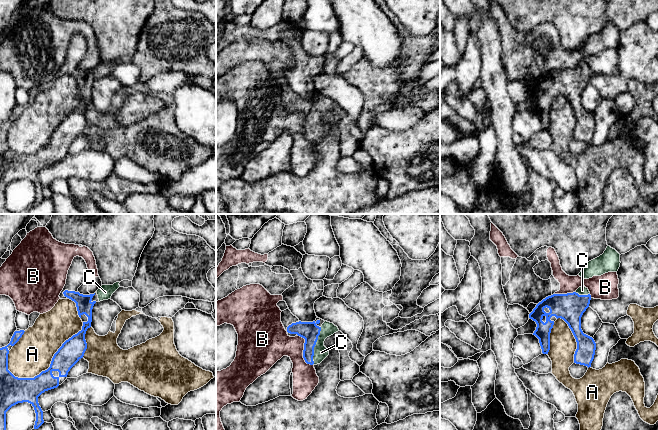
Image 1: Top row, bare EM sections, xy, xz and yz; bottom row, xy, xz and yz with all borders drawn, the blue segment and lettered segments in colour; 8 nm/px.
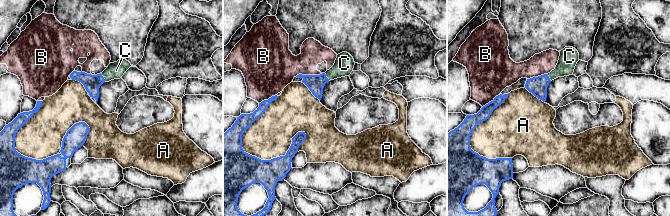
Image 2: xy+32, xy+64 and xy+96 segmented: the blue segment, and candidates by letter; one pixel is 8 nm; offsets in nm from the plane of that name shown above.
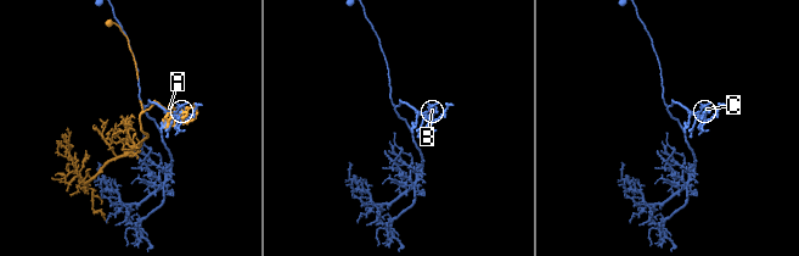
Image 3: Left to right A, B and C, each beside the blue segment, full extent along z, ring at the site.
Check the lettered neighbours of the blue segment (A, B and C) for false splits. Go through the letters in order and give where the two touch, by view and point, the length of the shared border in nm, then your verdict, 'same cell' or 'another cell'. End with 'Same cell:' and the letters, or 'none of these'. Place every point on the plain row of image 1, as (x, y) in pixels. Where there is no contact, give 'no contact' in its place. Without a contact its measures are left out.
A: contact xy (51, 139); length 700 nm; another cell
B: contact xz (303, 127); length 280 nm; another cell
C: contact xz (314, 122); length 320 nm; same cell
Same cell: C

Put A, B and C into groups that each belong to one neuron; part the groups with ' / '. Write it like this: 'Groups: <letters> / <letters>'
Groups: A / B / C

